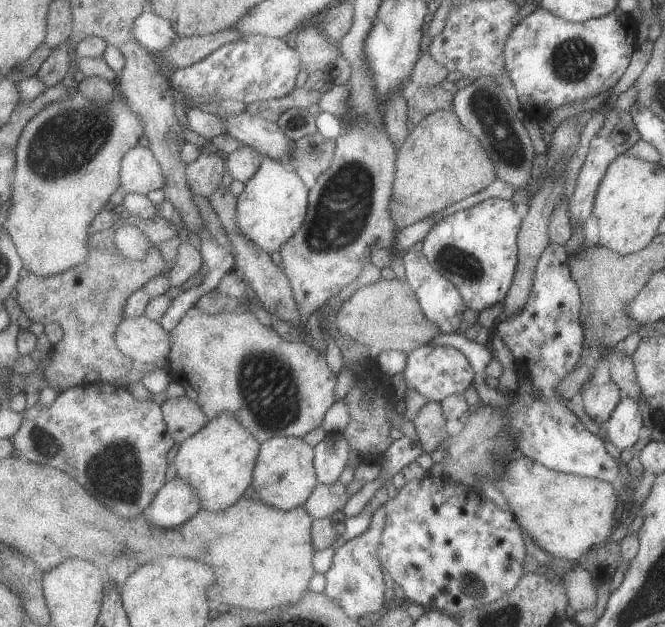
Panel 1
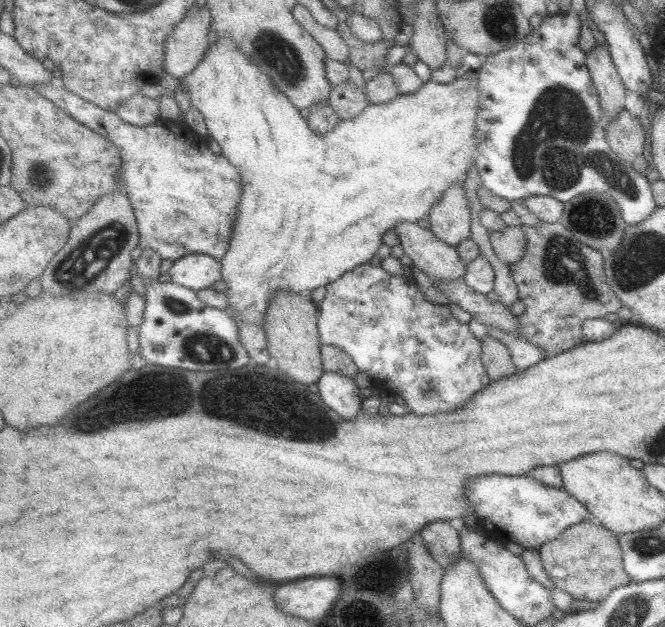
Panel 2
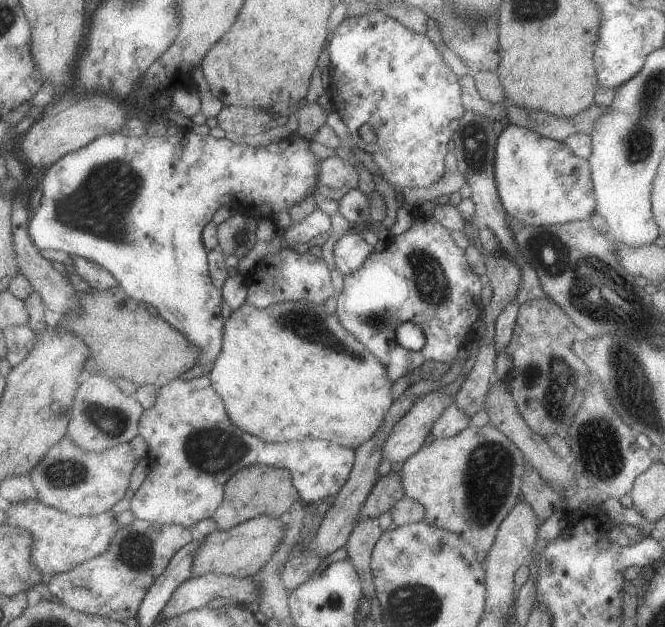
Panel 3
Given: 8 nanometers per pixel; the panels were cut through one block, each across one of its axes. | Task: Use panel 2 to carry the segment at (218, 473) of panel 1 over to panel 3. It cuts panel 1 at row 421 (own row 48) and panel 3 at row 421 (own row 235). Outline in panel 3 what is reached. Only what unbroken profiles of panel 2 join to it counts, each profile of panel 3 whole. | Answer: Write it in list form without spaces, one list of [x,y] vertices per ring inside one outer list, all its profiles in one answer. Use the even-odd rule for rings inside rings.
[[[246,300],[241,308],[232,311],[231,315],[225,321],[224,326],[224,351],[217,359],[217,362],[209,372],[213,388],[220,393],[229,418],[239,427],[245,429],[245,432],[254,434],[269,443],[284,443],[289,441],[304,441],[305,439],[327,439],[328,441],[349,446],[349,448],[359,448],[373,436],[377,434],[381,424],[385,422],[389,409],[393,406],[393,380],[389,378],[388,368],[373,354],[364,342],[361,342],[357,336],[341,324],[336,311],[329,312],[323,304],[313,304],[307,300],[301,302],[282,302],[269,308],[260,309],[257,305],[251,304]]]

